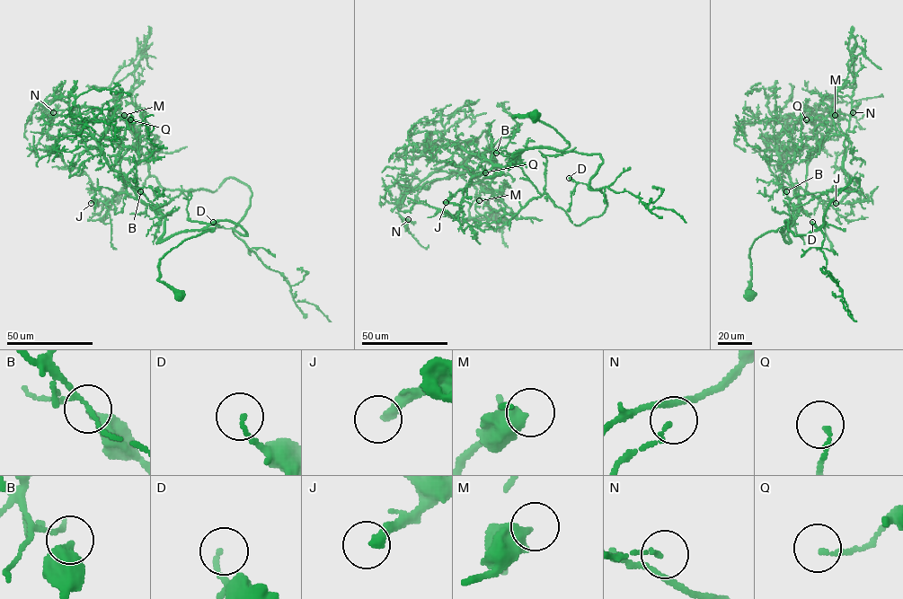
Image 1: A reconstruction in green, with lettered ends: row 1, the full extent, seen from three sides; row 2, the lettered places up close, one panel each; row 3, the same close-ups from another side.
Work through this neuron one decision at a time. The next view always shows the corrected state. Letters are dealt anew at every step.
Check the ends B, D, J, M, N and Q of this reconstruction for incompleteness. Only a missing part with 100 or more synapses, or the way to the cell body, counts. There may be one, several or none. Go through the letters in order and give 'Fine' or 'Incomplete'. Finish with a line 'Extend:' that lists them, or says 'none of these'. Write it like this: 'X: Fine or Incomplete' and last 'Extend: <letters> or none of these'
B: Fine
D: Fine
J: Incomplete
M: Fine
N: Fine
Q: Fine
Extend: J

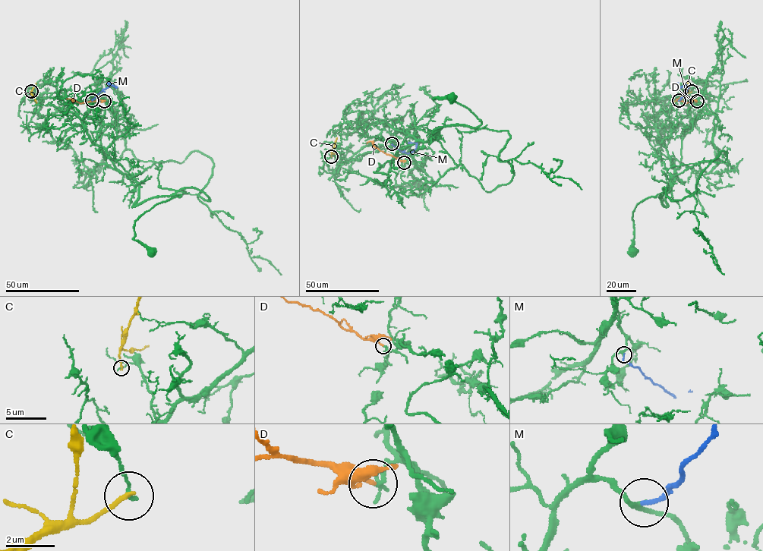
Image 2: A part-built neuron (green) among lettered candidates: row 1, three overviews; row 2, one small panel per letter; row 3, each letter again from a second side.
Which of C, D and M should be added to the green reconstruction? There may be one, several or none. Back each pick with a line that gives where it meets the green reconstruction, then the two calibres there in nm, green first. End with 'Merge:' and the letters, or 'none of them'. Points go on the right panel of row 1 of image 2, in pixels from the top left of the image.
Merge: none of them

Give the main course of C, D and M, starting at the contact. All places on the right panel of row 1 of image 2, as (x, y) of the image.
C: (692, 92), (673, 102)
D: (697, 101), (685, 103), (676, 99), (678, 98)
M: (679, 100), (688, 87), (687, 85), (679, 87), (678, 83)

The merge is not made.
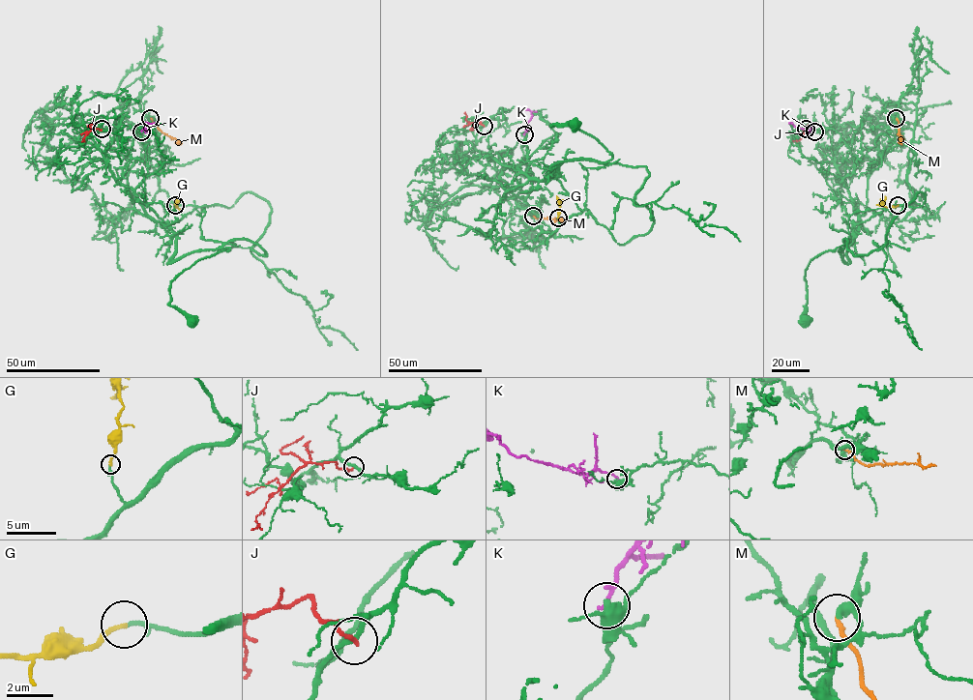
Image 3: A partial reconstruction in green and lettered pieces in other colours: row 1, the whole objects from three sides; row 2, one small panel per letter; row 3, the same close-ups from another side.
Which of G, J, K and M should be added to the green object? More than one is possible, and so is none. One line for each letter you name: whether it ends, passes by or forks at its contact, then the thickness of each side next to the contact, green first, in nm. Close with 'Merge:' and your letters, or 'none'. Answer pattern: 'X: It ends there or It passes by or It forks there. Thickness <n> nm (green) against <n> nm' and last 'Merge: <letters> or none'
G: It ends there. Thickness 190 nm (green) against 190 nm
Merge: G

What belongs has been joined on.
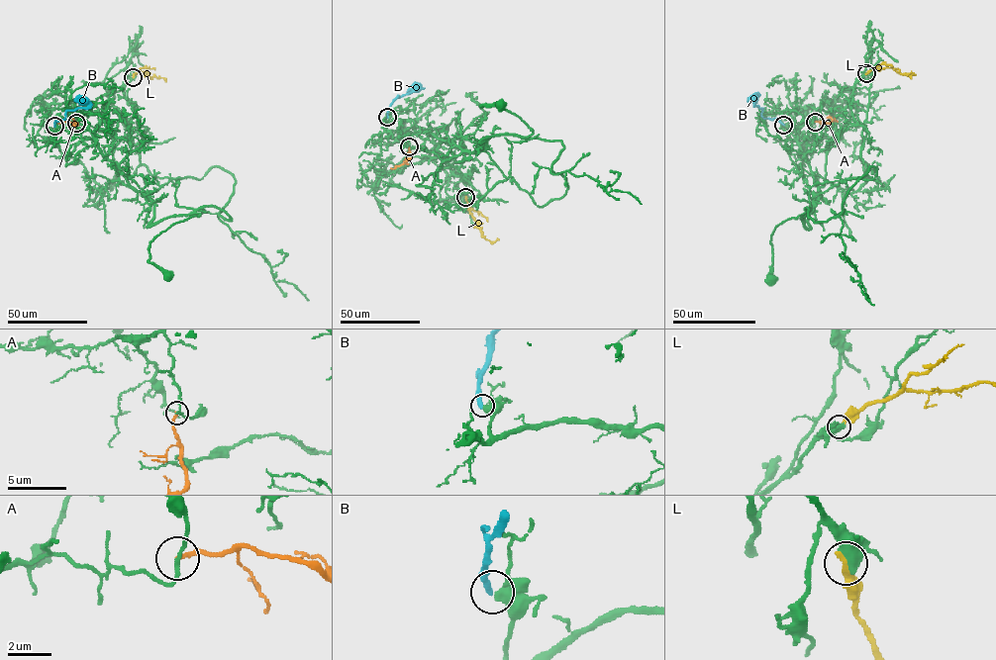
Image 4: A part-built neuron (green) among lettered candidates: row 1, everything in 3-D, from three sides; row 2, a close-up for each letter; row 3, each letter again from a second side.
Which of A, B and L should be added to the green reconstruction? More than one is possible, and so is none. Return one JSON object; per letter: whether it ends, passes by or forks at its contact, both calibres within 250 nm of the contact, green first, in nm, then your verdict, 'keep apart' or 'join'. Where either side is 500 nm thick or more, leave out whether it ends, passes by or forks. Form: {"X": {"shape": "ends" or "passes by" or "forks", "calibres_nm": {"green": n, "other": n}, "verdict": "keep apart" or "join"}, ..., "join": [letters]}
{"A": {"shape": "ends", "calibres_nm": {"green": 170, "other": 190}, "verdict": "keep apart"}, "B": {"calibres_nm": {"green": 550, "other": 340}, "verdict": "keep apart"}, "L": {"shape": "ends", "calibres_nm": {"green": 480, "other": 320}, "verdict": "keep apart"}, "join": []}

